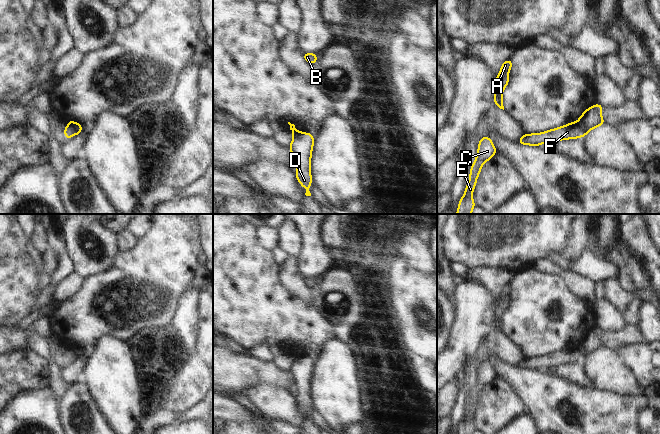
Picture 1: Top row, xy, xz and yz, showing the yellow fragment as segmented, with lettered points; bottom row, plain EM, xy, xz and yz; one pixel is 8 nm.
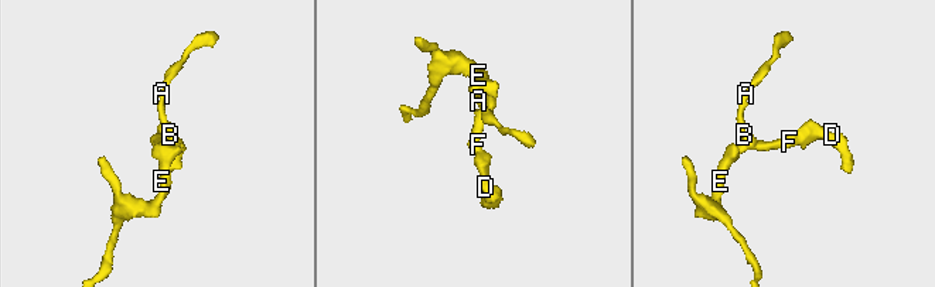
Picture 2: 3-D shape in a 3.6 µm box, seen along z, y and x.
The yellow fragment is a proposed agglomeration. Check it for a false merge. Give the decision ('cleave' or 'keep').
cleave

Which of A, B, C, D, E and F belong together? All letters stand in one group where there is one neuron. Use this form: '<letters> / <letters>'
A B C E F / D

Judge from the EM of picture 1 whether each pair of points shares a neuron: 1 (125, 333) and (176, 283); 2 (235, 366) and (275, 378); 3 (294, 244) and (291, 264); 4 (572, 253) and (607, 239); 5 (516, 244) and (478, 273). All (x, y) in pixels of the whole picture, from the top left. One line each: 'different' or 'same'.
1: same
2: same
3: different
4: same
5: different

